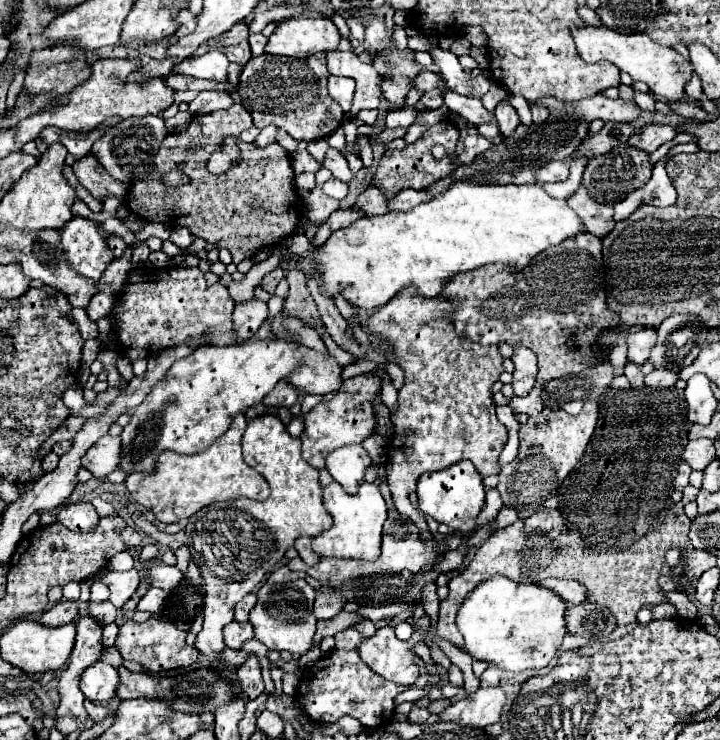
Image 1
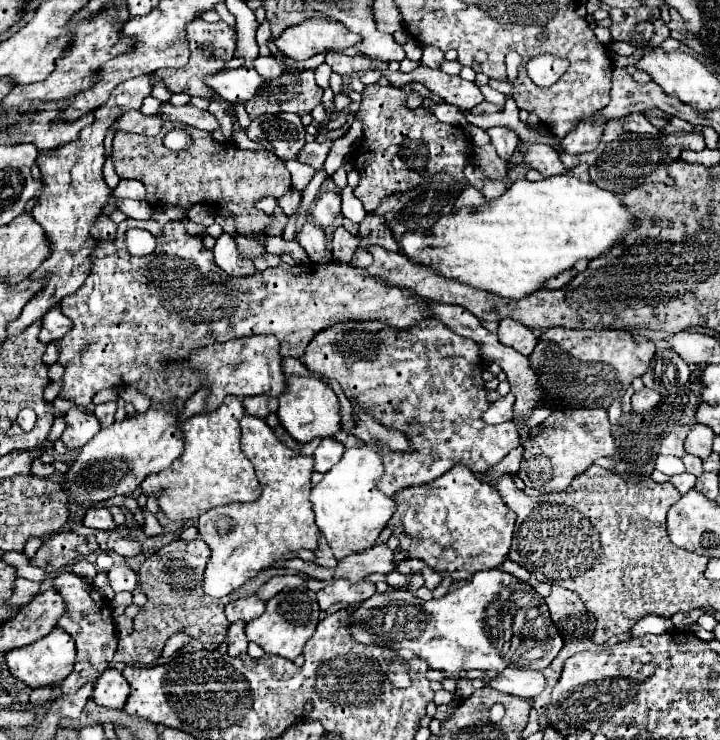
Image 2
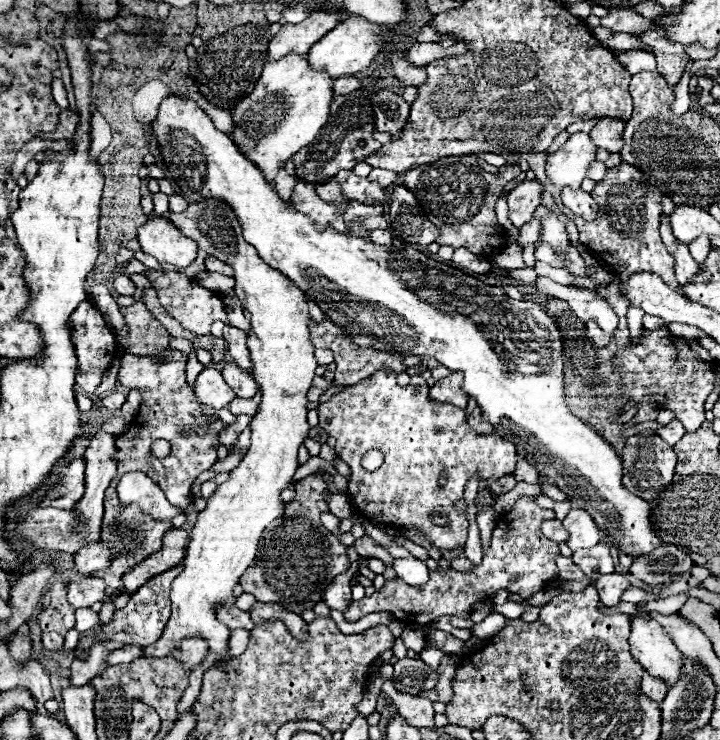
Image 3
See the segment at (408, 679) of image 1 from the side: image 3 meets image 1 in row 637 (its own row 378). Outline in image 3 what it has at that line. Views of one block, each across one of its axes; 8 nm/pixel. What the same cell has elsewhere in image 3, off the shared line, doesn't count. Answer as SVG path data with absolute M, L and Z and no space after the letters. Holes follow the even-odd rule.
M382 368L374 372L370 380L362 380L340 394L334 394L328 402L320 404L318 416L320 416L320 428L324 428L330 436L336 438L336 454L352 470L348 480L348 498L354 512L374 524L386 524L386 526L404 530L408 536L428 540L432 548L438 552L462 548L466 544L468 520L454 510L454 502L464 496L466 482L476 472L482 472L482 480L488 480L488 478L498 480L506 474L514 474L516 470L518 454L514 444L504 440L496 432L492 434L474 432L466 422L464 410L450 404L434 402L428 396L428 384L424 378L410 378L408 386L398 386L396 372ZM372 448L382 450L384 464L378 470L368 472L362 468L360 462L362 462L362 456ZM442 470L448 470L446 486L438 486L438 478ZM432 512L444 514L448 520L448 528L434 524L430 518Z

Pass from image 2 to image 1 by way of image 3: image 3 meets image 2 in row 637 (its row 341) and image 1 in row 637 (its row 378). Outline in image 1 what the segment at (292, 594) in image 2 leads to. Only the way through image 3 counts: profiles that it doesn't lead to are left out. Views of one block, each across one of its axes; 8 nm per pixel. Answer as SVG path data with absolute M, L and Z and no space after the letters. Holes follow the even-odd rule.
M304 578L286 582L286 584L272 584L266 582L256 592L256 606L250 612L250 622L254 626L256 640L260 640L268 650L286 650L290 654L304 654L312 646L312 638L316 632L316 616L312 614L312 604L316 592Z

